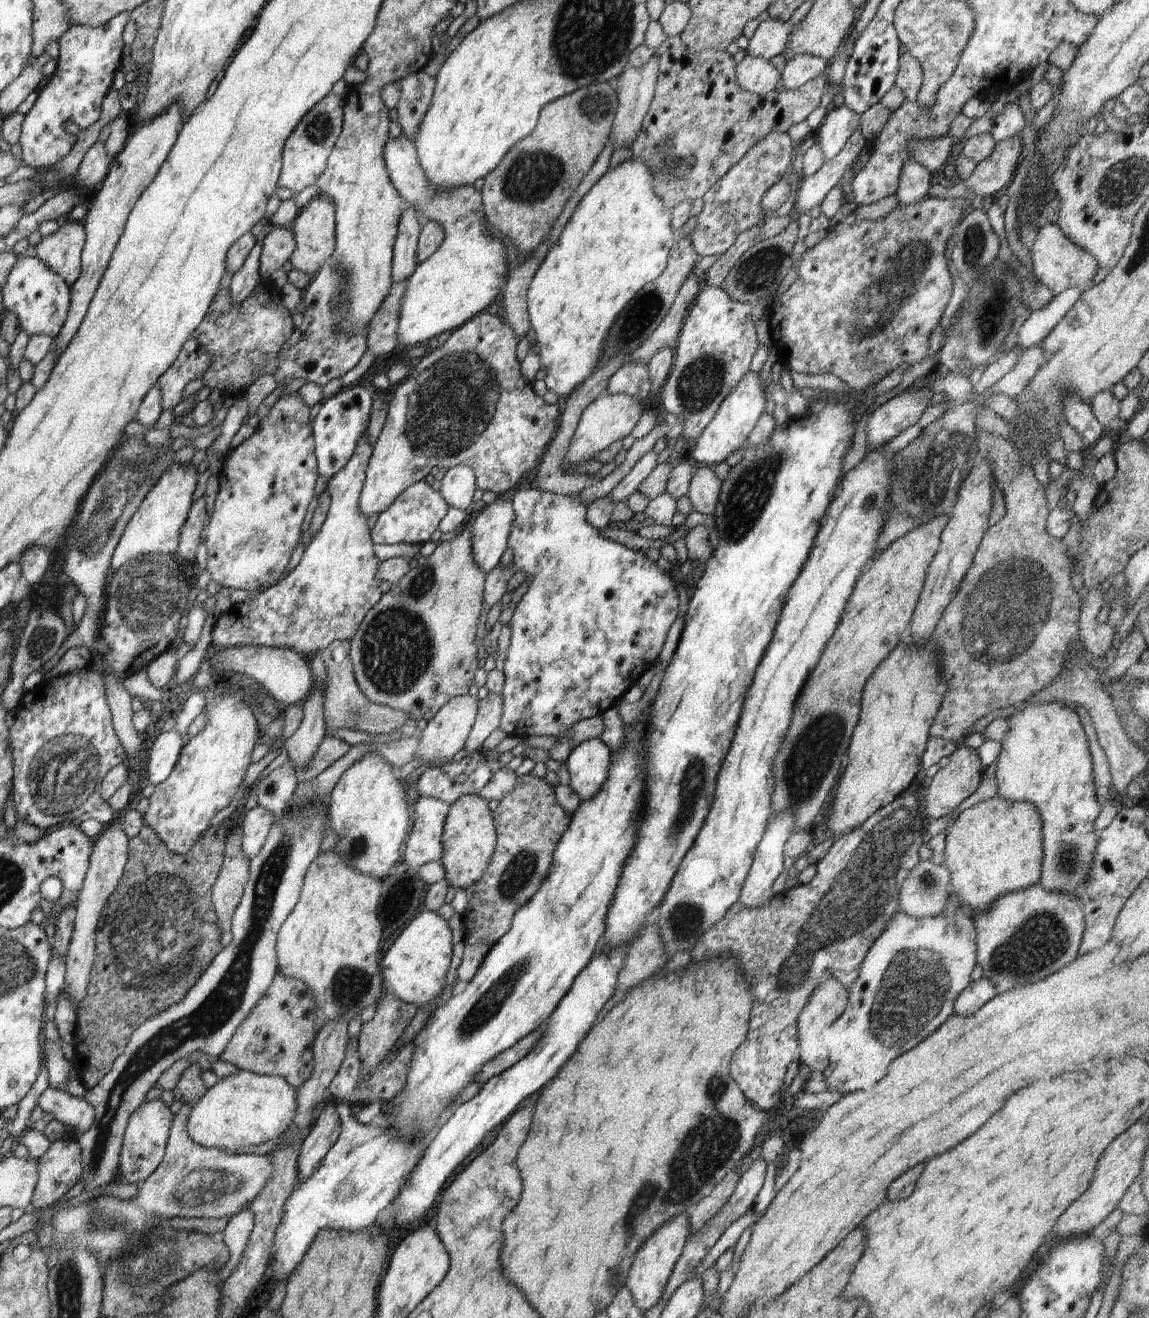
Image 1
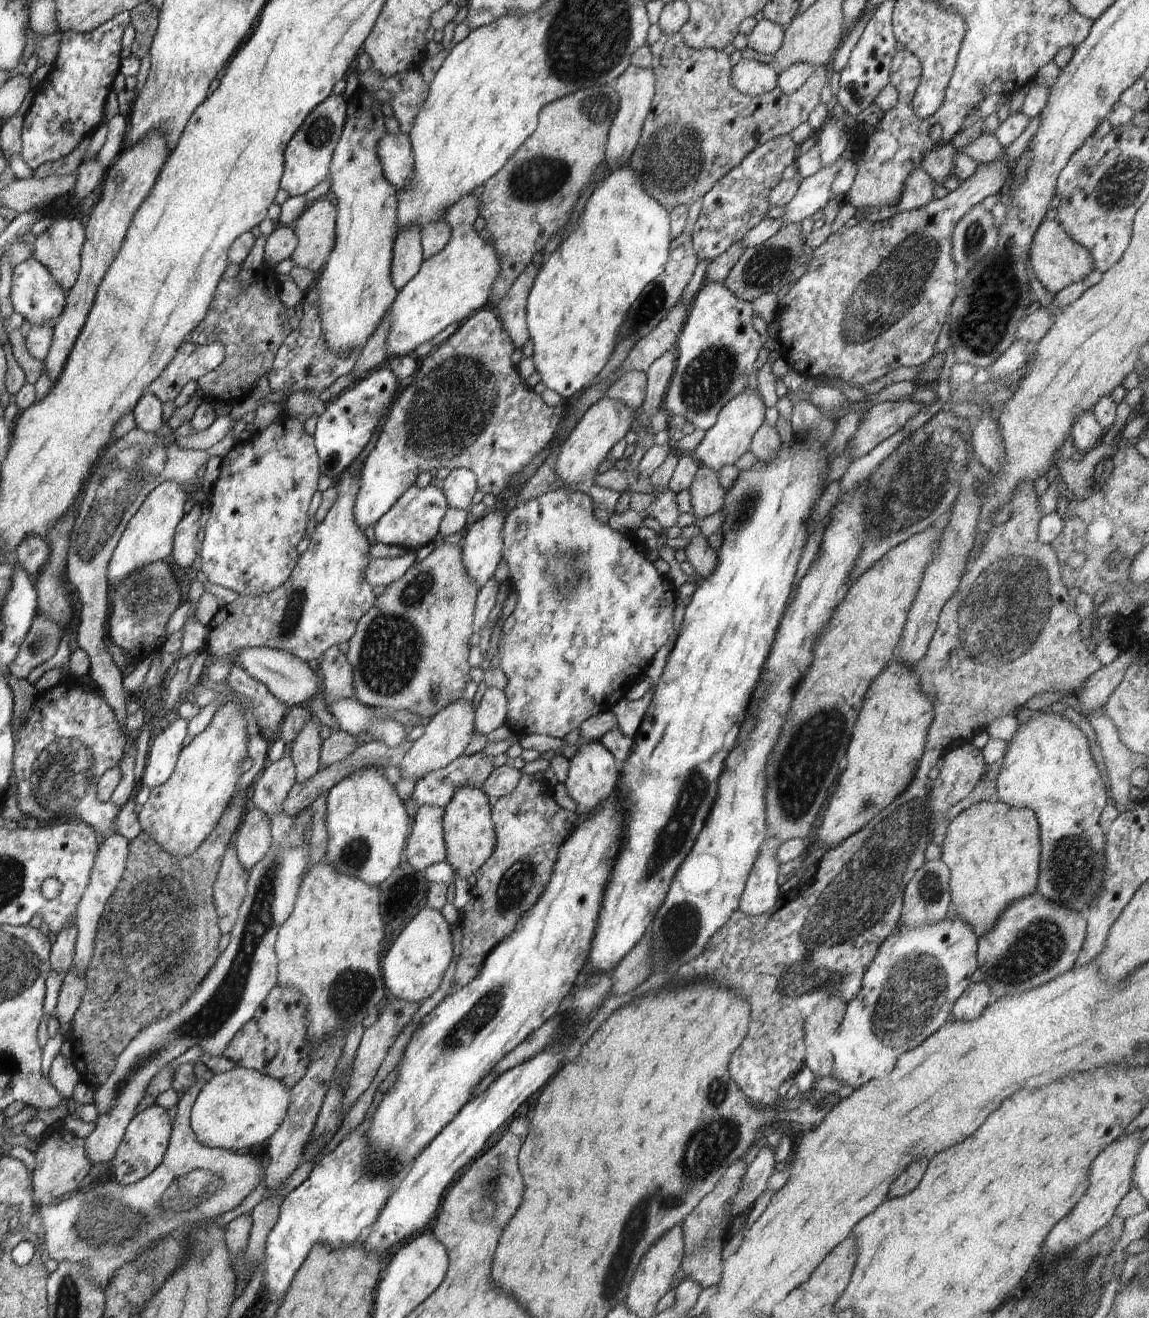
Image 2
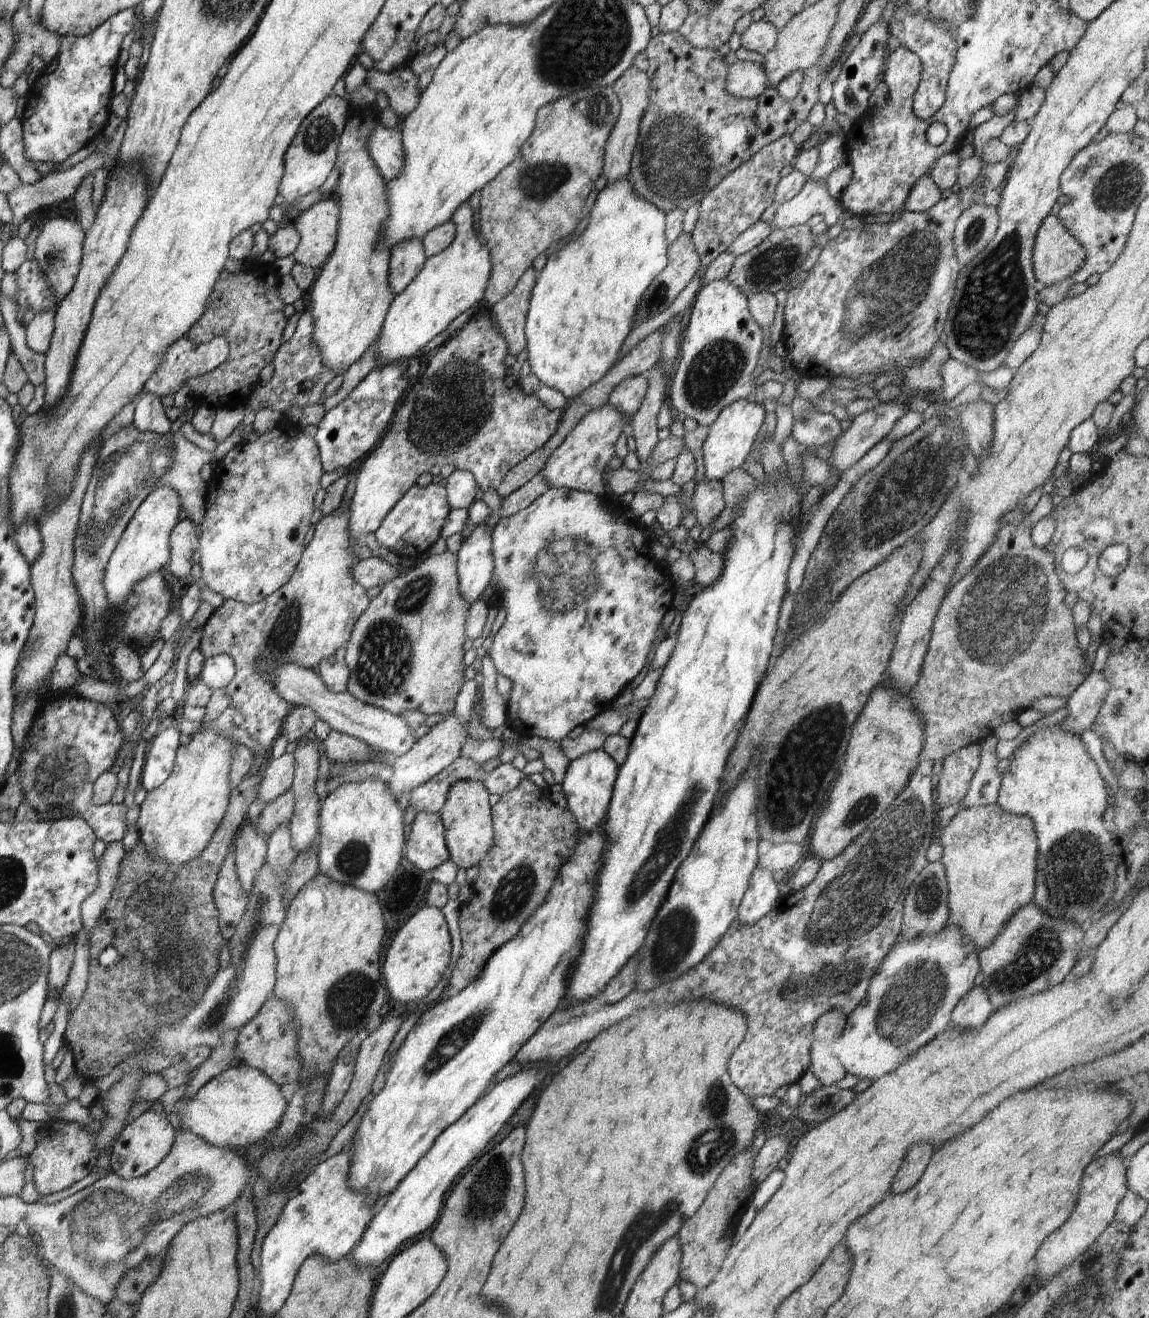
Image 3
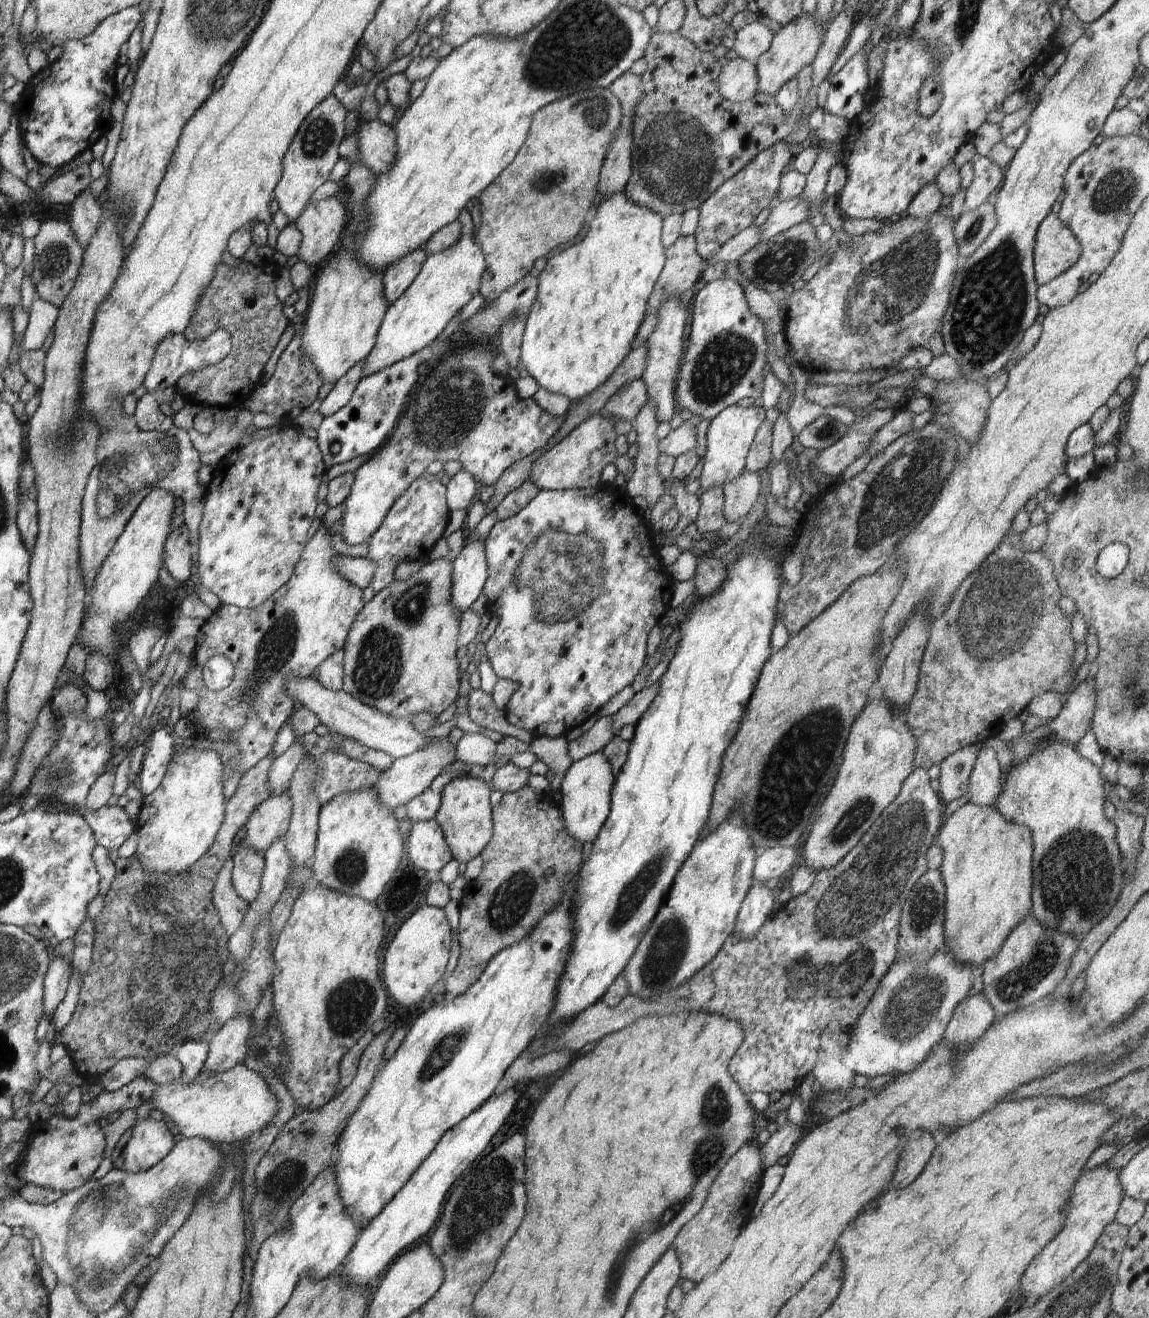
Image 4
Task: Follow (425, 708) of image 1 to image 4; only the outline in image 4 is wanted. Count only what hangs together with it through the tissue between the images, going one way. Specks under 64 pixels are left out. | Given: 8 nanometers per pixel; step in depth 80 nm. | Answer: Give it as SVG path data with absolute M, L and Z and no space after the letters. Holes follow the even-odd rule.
M447 557L443 559L433 559L429 563L421 567L418 572L414 573L407 580L394 579L387 587L384 587L381 591L378 591L374 597L364 605L364 608L357 614L356 620L354 620L352 628L346 637L346 644L344 649L345 655L343 658L343 690L353 697L356 697L360 702L365 705L374 707L380 712L395 716L396 718L406 719L410 715L415 715L422 712L432 713L433 715L439 715L448 710L454 701L459 698L458 687L460 684L459 663L460 660L456 658L456 650L459 648L459 622L461 614L453 607L451 603L451 586L452 586L452 573L453 564L452 560Z

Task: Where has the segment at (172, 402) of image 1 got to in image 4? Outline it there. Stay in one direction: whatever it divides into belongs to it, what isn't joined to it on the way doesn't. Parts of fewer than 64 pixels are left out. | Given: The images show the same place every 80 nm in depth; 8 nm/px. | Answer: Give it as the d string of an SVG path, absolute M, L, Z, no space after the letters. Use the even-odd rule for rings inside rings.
M224 329L214 331L202 340L188 340L183 334L168 335L156 347L150 370L146 373L143 385L148 392L160 396L166 388L176 386L177 380L186 373L199 371L218 364L231 351L231 336Z

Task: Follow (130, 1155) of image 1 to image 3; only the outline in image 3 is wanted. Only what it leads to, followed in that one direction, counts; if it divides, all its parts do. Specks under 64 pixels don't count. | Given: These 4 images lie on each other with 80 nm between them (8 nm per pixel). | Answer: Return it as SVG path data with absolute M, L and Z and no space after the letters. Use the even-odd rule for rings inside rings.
M160 1107L157 1110L148 1109L132 1123L128 1123L119 1134L118 1140L112 1147L109 1170L124 1180L148 1174L168 1156L174 1139L174 1129L170 1125L167 1114Z

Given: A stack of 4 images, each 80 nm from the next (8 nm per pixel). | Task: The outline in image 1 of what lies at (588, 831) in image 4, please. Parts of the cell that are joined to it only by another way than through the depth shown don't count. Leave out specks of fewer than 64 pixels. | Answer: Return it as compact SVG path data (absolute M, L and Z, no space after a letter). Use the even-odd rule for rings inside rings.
M600 737L591 738L575 746L564 761L570 786L582 801L591 799L607 779L611 750Z

